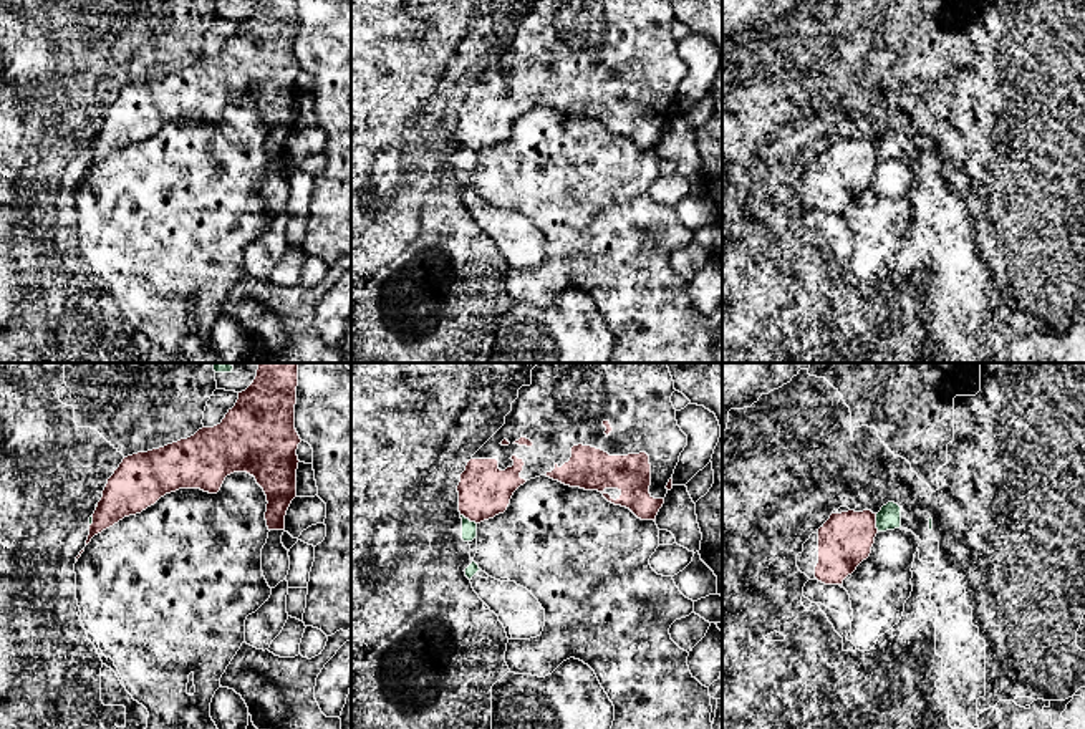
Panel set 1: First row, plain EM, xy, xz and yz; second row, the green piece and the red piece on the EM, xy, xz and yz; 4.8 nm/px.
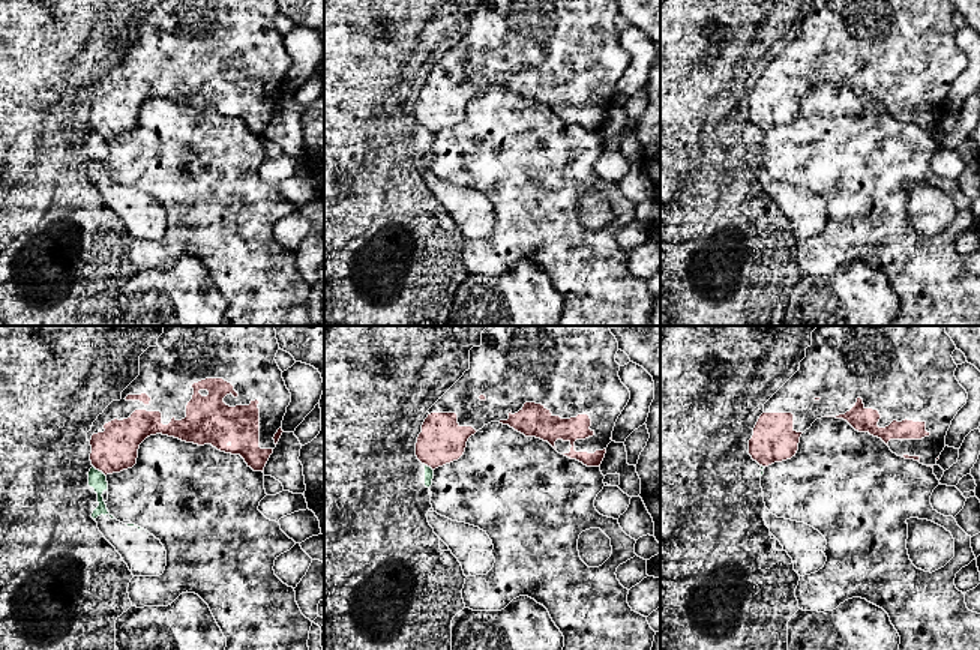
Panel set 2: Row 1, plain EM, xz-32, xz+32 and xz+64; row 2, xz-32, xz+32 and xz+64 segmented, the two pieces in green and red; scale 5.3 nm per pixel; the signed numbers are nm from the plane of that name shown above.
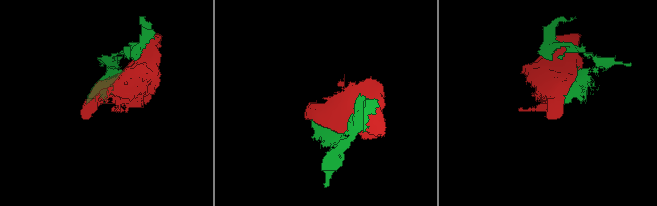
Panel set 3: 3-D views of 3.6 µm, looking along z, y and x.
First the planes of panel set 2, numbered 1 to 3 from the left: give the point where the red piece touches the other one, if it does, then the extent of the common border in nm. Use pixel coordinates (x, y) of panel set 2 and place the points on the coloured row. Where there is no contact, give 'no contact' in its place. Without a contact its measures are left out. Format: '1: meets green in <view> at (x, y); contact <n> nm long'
1: meets green in xz-32 at (98, 470); contact 90 nm long
2: meets green in xz+32 at (426, 466); contact 70 nm long
3: no contact

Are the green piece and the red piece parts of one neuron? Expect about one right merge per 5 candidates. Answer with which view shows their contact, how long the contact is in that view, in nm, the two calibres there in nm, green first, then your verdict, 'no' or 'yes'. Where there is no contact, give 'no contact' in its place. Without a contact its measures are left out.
contact in yz; length 90 nm; calibres 110 and 260 nm; no

